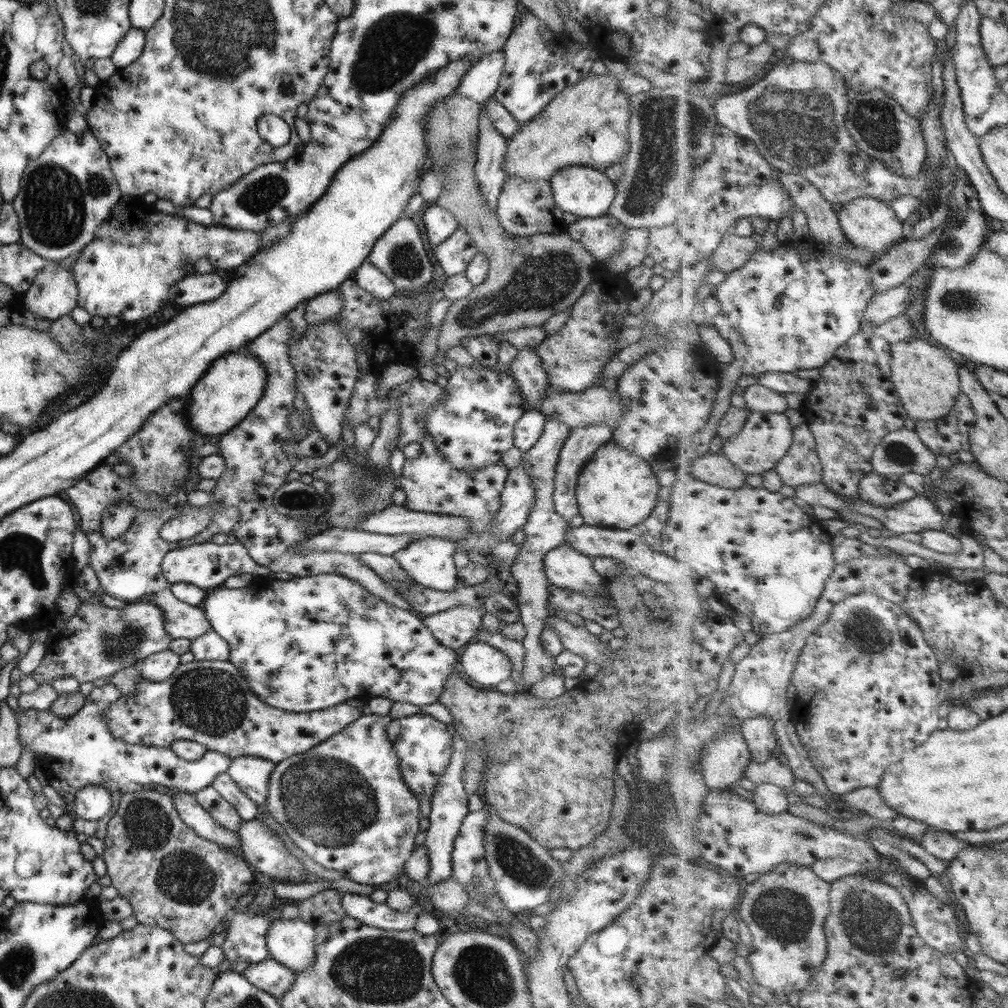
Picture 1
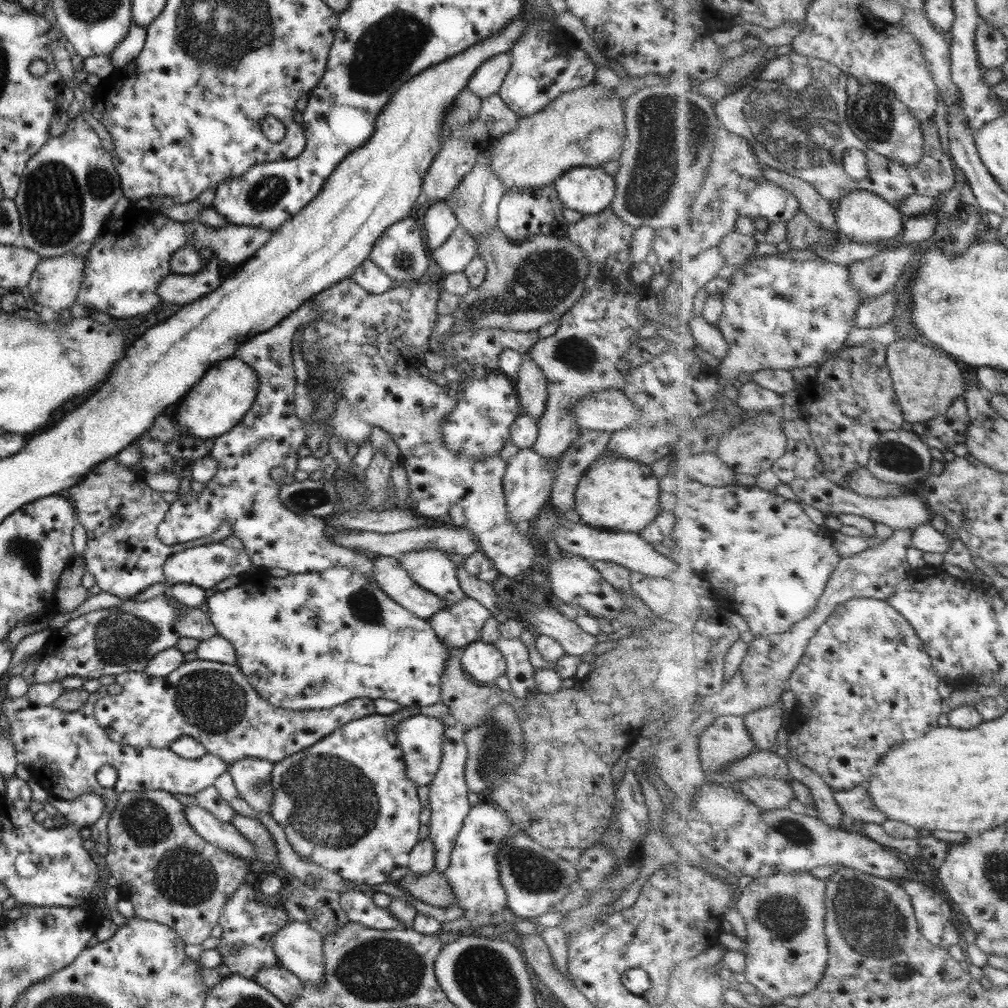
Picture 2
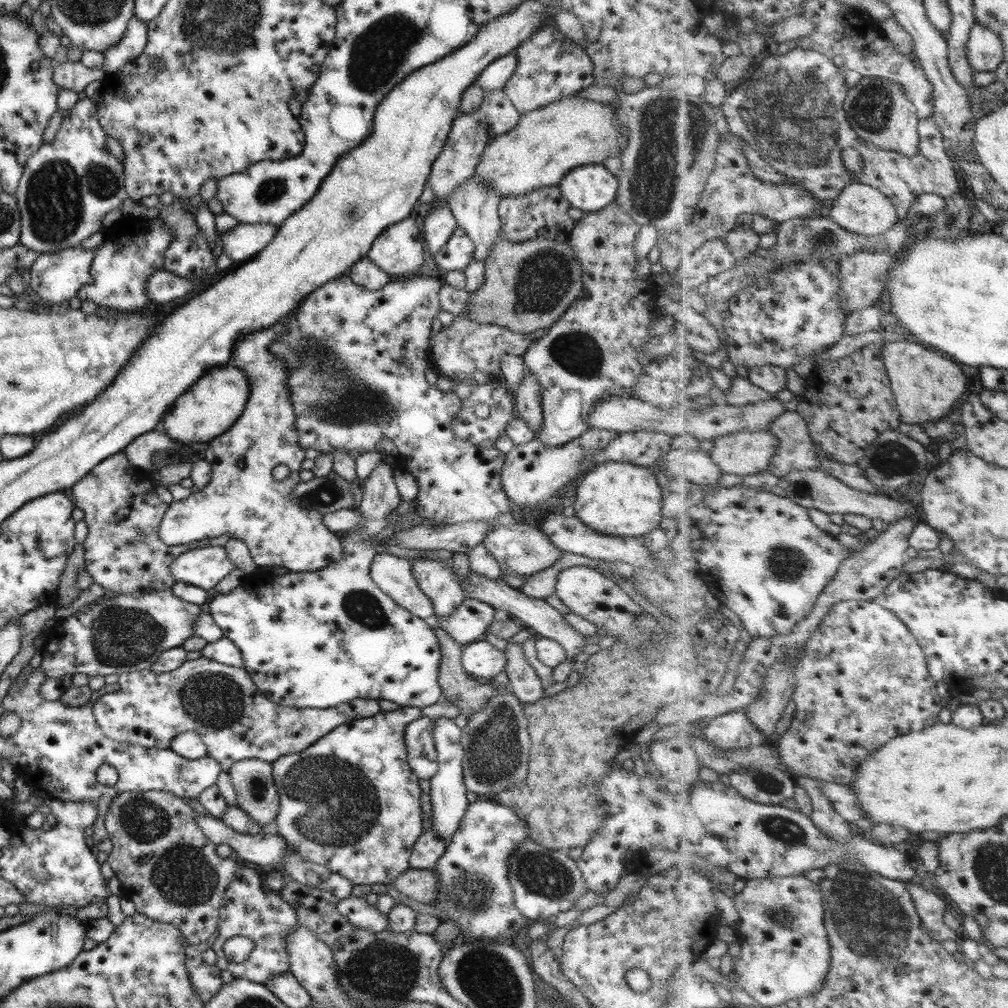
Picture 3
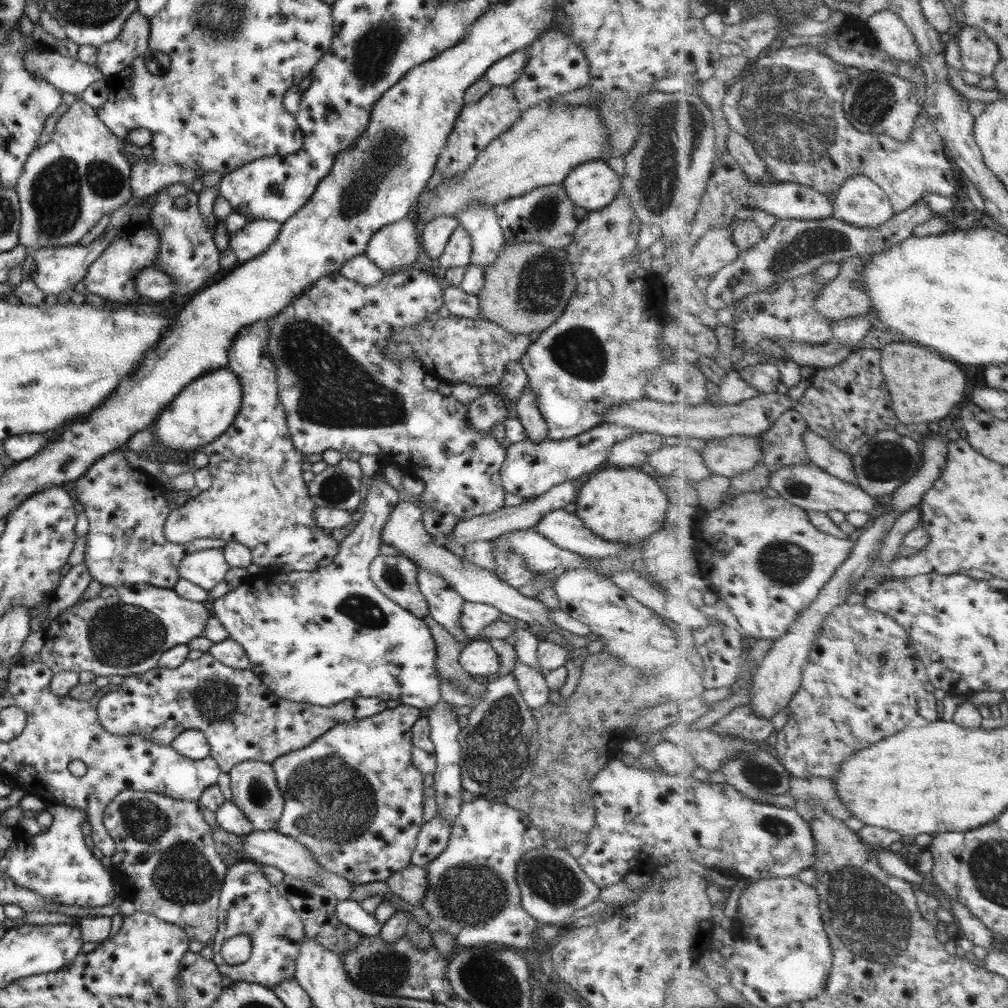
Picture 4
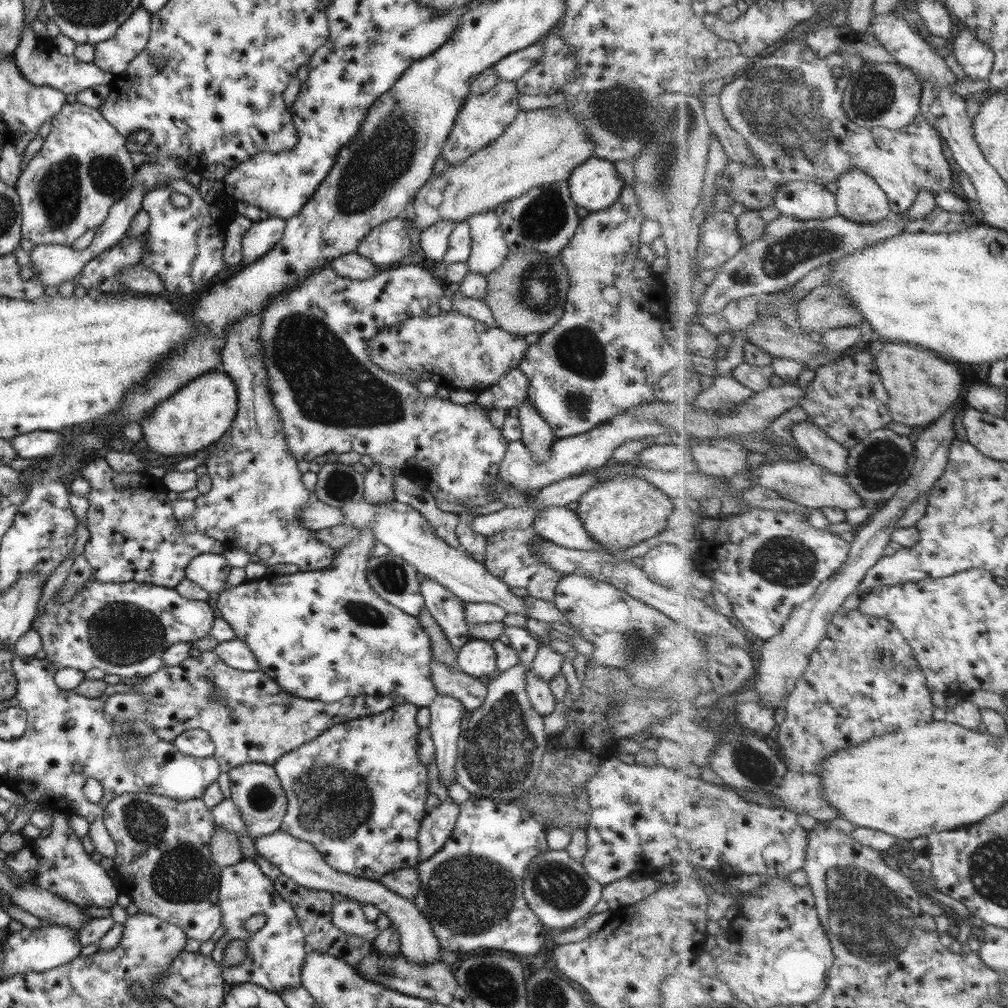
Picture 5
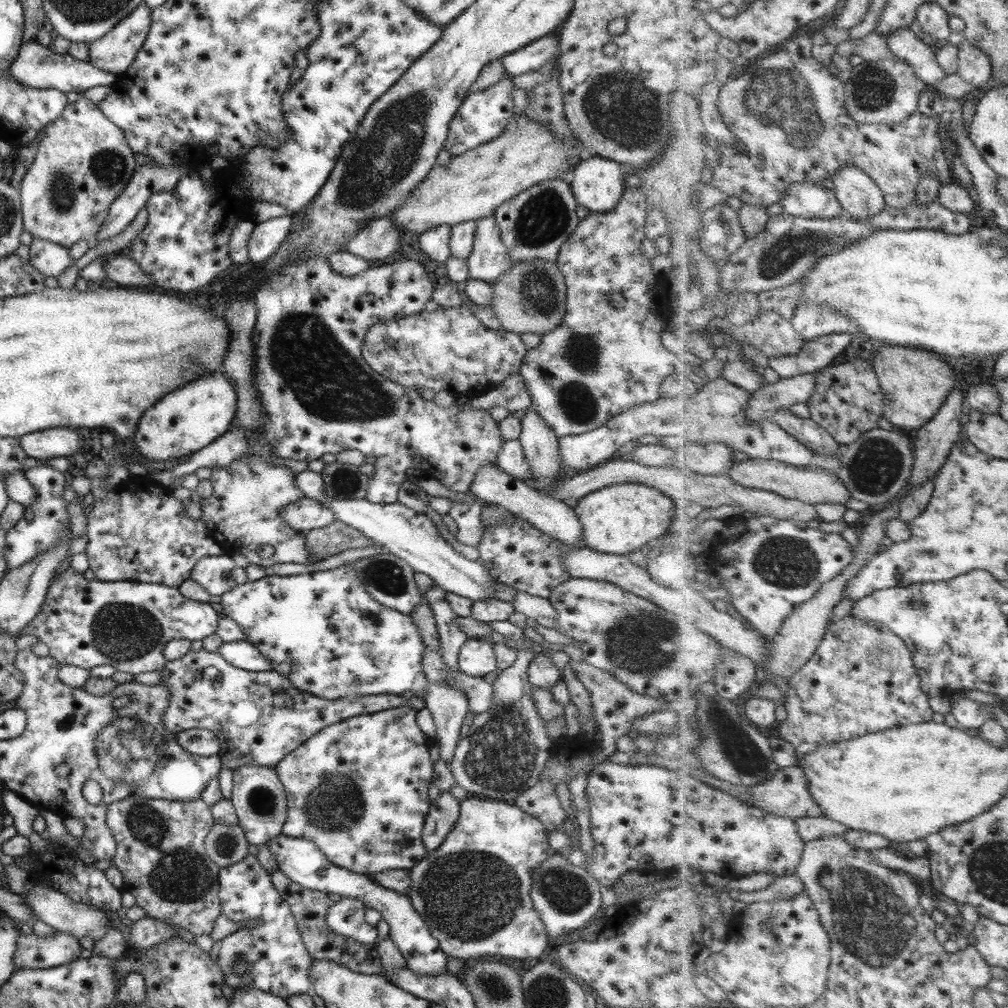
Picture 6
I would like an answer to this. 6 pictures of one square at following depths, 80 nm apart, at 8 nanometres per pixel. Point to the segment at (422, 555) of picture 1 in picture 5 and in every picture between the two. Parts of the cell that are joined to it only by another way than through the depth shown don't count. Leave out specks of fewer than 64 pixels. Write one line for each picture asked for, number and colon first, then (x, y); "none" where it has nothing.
2: (430, 568)
3: (435, 579)
4: (444, 604)
5: (445, 608)

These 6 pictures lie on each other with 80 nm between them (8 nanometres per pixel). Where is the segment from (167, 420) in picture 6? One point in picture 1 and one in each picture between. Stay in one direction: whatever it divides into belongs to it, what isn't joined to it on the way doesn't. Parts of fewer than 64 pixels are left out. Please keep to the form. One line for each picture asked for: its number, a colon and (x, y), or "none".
1: (233, 383)
2: (218, 400)
3: (213, 403)
4: (203, 410)
5: (195, 416)

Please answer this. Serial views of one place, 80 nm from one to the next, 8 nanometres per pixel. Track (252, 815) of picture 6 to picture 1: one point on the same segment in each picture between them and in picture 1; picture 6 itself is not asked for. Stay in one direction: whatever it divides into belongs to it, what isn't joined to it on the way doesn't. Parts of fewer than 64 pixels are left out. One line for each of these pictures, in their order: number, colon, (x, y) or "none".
1: (251, 774)
2: (251, 777)
3: (256, 795)
4: (253, 786)
5: (255, 790)

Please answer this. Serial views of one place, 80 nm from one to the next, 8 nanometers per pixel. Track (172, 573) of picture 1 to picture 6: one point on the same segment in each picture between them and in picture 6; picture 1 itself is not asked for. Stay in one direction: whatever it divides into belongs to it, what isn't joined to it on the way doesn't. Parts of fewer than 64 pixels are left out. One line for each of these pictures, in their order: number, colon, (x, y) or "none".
2: (204, 566)
3: (203, 567)
4: (205, 568)
5: (209, 570)
6: (213, 573)

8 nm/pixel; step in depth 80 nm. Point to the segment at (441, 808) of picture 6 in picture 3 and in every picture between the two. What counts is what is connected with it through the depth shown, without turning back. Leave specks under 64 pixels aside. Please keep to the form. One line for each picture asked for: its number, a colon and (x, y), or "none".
3: (428, 847)
4: (431, 839)
5: (435, 828)

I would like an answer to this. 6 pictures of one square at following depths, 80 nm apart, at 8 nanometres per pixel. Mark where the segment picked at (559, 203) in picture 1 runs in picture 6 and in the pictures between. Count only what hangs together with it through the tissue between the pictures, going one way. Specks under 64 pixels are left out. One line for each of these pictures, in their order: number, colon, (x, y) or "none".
2: (586, 190)
3: (588, 188)
4: (592, 185)
5: (594, 185)
6: (596, 183)

